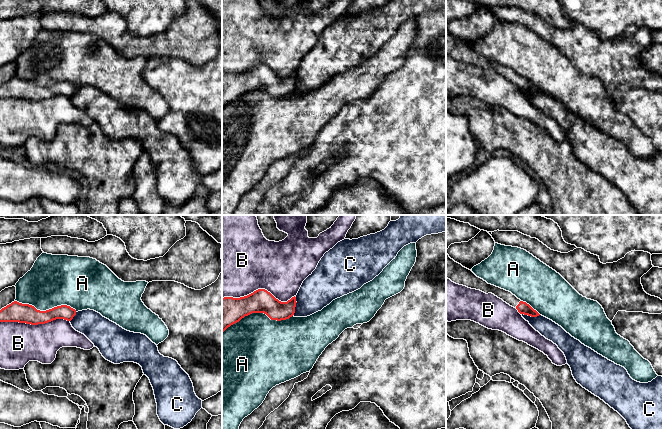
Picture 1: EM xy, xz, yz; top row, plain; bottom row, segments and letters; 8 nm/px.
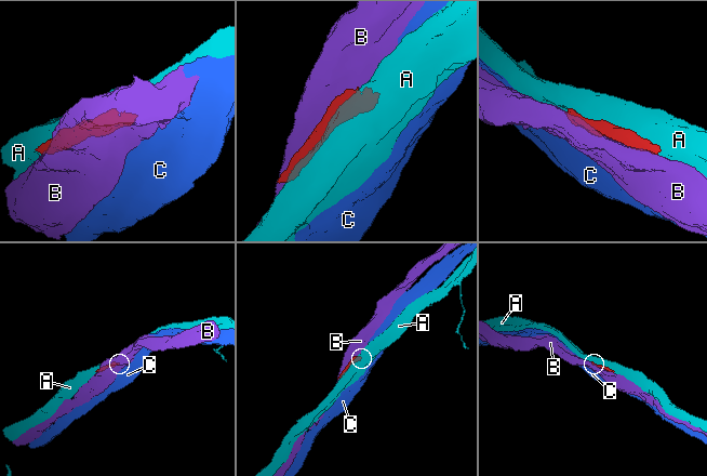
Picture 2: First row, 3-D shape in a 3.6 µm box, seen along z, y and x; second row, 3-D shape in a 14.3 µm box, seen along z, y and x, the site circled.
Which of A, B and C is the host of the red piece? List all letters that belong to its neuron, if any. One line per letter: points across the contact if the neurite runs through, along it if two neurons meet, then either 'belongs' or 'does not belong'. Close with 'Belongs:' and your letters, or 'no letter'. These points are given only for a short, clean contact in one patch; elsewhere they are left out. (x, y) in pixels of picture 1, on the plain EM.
A: does not belong
B: does not belong
C: border along xz (296, 73), (295, 88), (292, 91); does not belong
Belongs: no letter

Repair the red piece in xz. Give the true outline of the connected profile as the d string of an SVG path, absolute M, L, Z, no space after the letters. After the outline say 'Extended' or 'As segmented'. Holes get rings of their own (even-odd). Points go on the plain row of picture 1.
M265 65L240 73L222 74L222 109L231 101L252 89L264 89L271 96L286 96L295 89L296 73L281 78Z. As segmented

